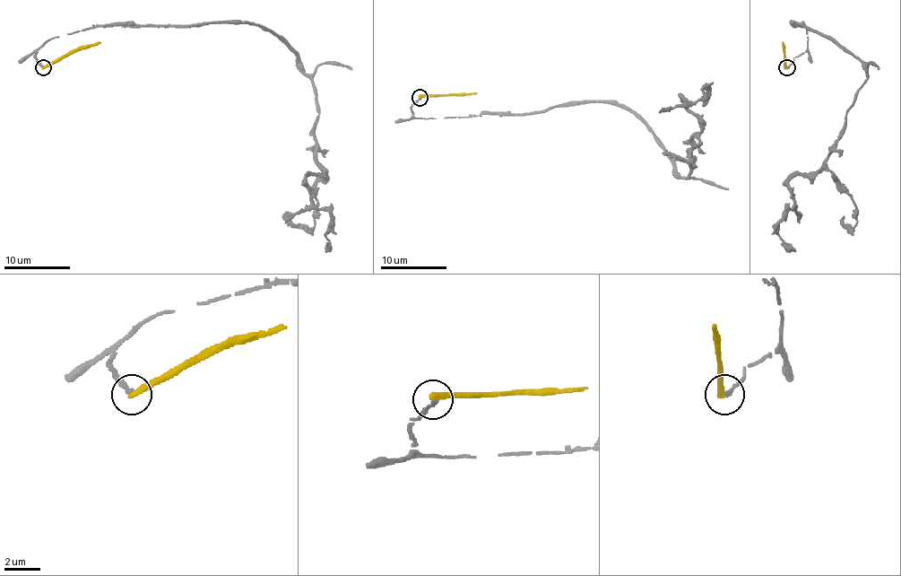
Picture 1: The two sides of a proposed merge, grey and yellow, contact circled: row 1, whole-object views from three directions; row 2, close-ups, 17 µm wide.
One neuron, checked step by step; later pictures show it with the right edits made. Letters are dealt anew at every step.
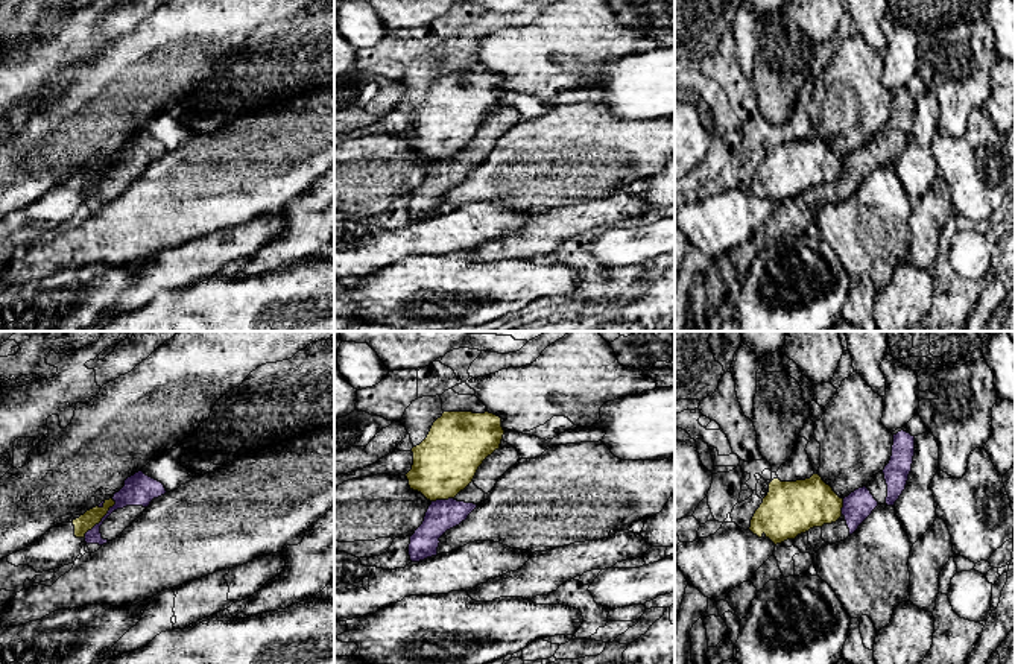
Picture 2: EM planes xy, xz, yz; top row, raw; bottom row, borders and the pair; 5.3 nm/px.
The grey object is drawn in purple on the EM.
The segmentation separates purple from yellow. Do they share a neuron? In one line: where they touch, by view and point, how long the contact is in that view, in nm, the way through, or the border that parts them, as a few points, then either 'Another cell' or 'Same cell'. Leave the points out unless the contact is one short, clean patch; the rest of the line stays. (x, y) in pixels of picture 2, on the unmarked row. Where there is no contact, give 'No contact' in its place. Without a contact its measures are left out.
Touches purple at xy (102, 178). Shared border 260 nm. Another cell

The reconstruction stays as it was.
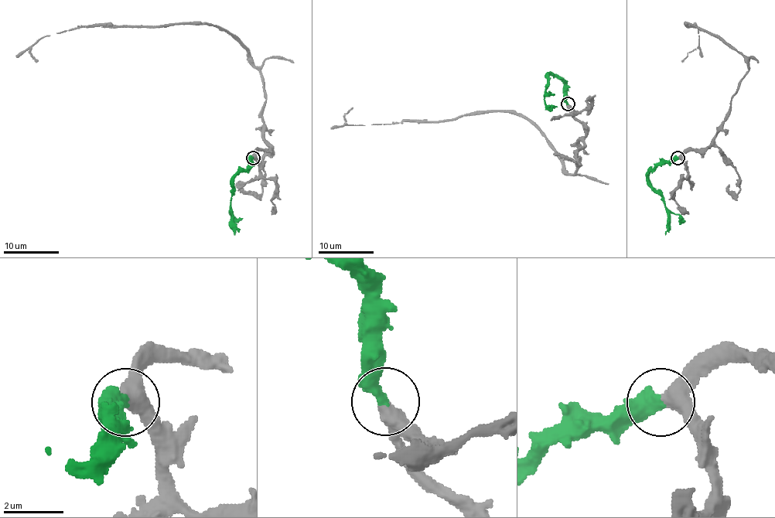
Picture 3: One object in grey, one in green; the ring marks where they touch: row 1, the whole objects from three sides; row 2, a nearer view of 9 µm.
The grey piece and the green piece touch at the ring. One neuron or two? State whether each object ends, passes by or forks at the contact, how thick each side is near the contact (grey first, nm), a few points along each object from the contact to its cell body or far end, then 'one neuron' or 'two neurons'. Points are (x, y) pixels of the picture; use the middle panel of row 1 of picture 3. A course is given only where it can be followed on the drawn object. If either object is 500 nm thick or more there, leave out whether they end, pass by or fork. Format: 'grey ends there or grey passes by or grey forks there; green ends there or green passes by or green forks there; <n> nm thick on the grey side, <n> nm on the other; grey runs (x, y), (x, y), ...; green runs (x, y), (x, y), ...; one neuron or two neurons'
400 nm thick on the grey side, 500 nm on the other; grey runs (568, 105), (585, 135), (572, 174), (540, 132), (508, 112), (349, 125), (344, 117), (353, 107); green runs (568, 103), (566, 86), (559, 79), (548, 74), (546, 93), (550, 91); one neuron

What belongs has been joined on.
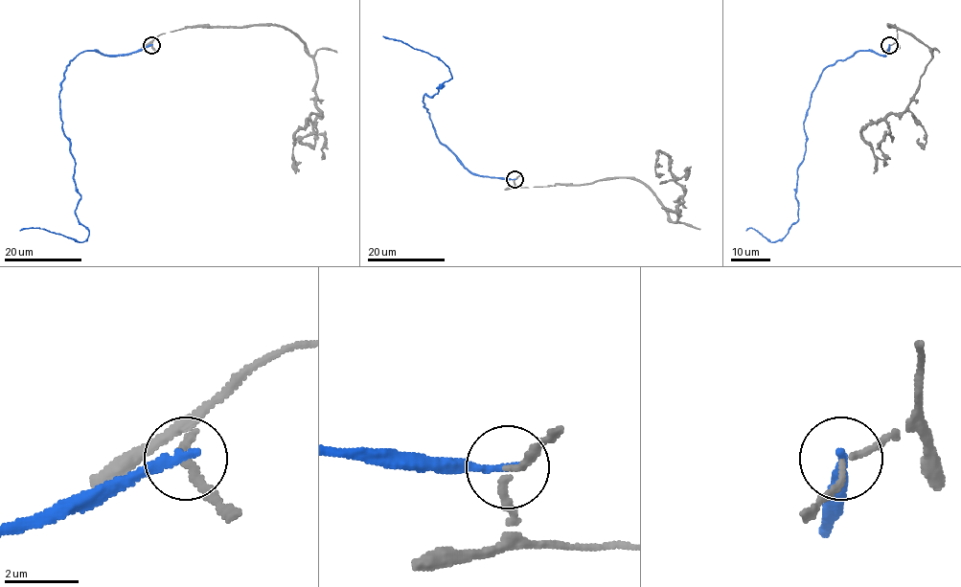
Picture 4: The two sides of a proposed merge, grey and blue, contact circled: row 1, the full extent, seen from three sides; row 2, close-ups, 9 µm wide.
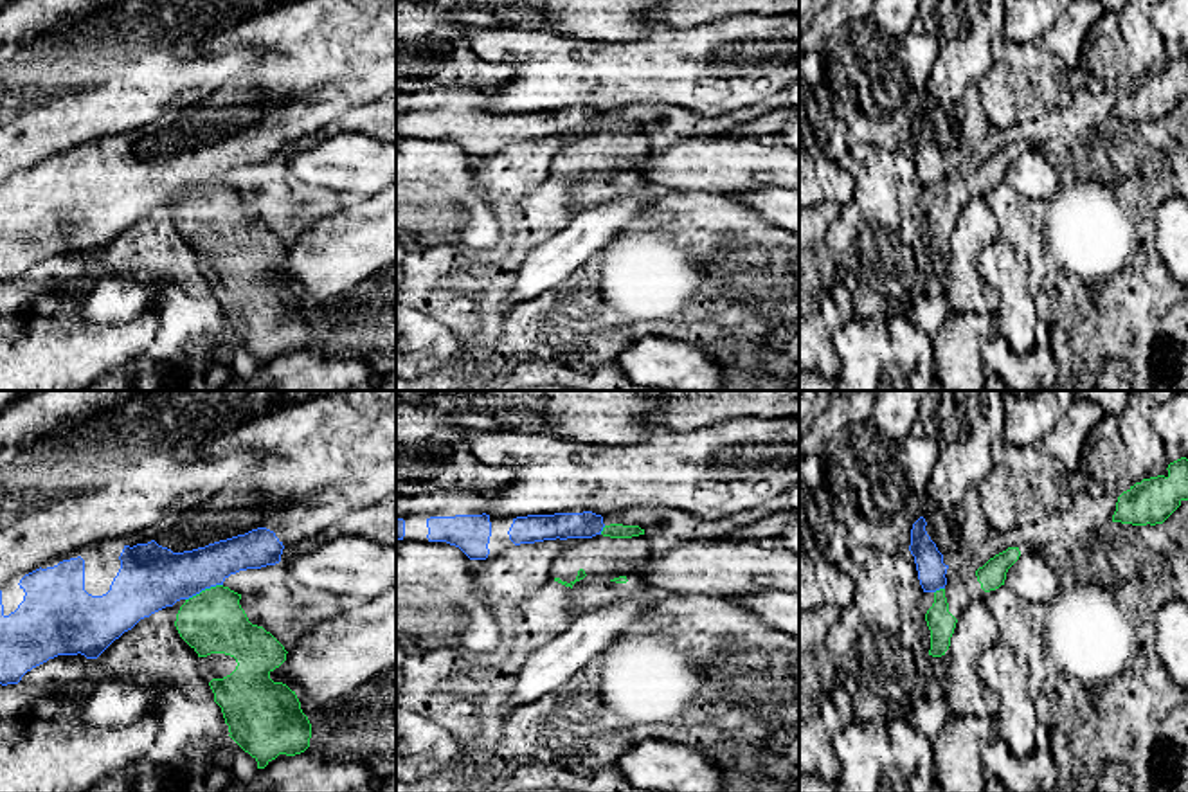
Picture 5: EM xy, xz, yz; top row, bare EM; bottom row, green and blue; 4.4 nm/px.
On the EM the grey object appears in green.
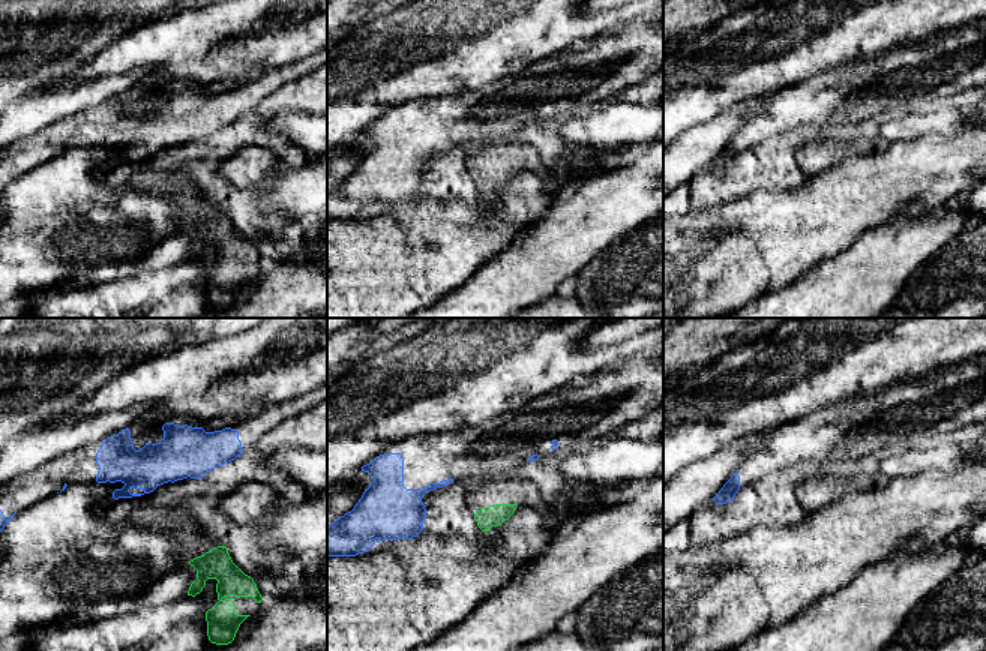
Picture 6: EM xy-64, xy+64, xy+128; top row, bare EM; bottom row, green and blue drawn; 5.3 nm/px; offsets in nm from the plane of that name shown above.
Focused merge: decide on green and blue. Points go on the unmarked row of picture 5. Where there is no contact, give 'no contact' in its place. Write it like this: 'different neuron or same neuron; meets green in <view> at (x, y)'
different neuron; meets green in xy at (206, 186)

